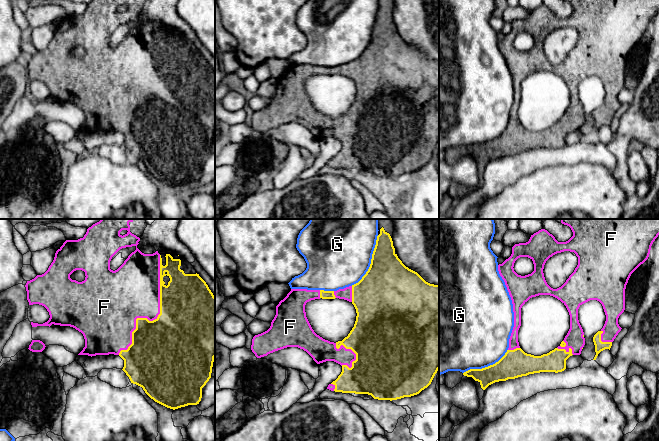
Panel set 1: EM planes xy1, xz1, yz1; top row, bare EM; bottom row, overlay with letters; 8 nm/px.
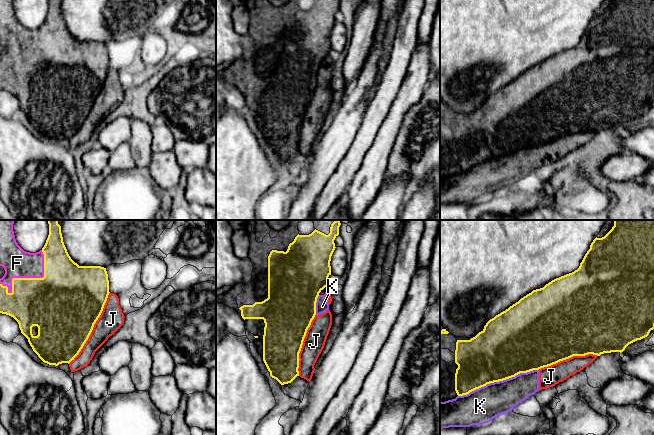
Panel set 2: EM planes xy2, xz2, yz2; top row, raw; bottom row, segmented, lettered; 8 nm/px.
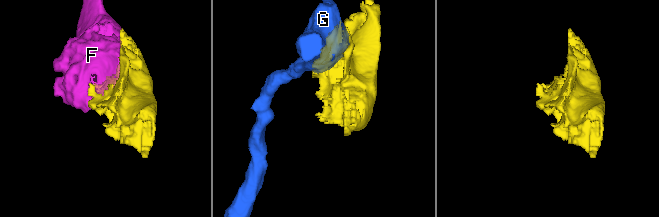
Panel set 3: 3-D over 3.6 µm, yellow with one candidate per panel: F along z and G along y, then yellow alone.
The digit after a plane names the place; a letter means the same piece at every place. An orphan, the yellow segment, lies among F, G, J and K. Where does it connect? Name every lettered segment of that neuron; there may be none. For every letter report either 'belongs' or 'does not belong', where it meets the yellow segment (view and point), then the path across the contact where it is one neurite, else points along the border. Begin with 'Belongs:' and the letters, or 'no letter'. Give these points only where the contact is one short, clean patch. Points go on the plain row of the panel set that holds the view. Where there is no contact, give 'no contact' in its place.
Belongs: F
F: belongs | xy1 (158, 92)
G: does not belong | xz1 (371, 38)
J: does not belong | xy2 (92, 104)
K: does not belong | yz2 (497, 157)

